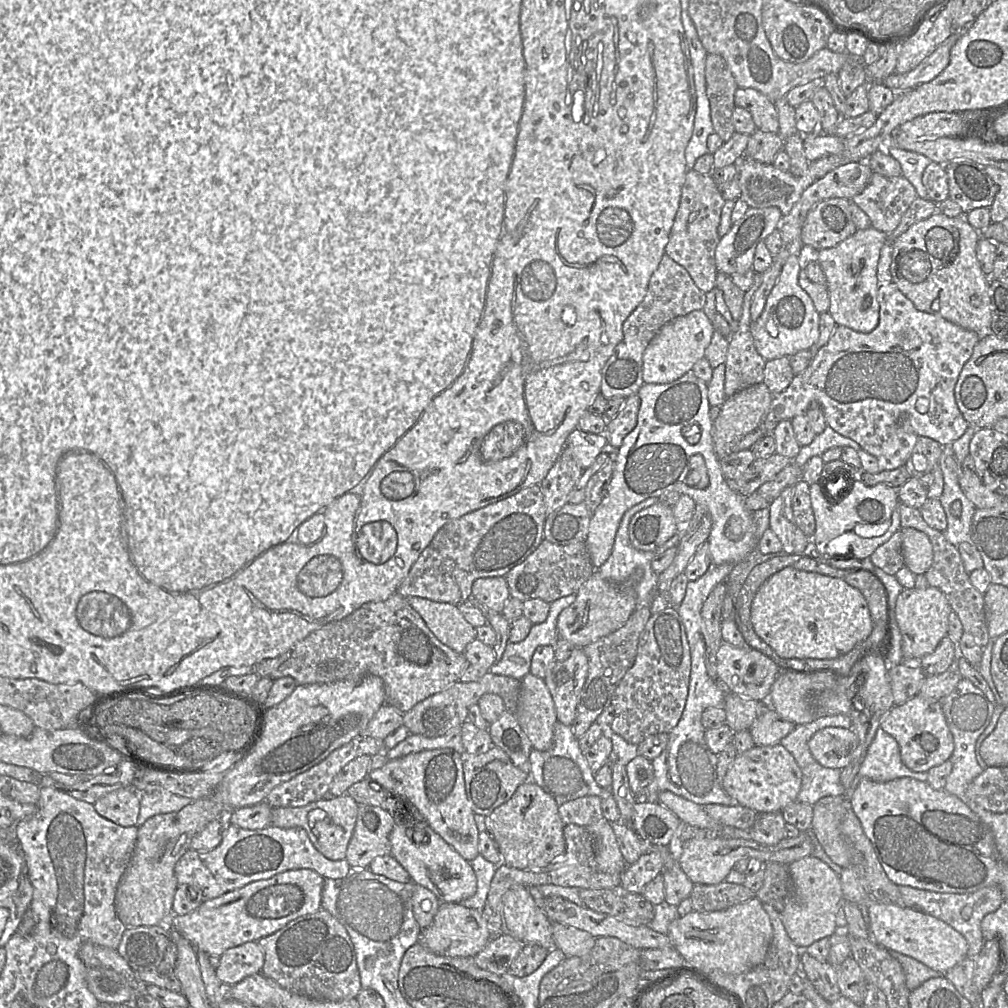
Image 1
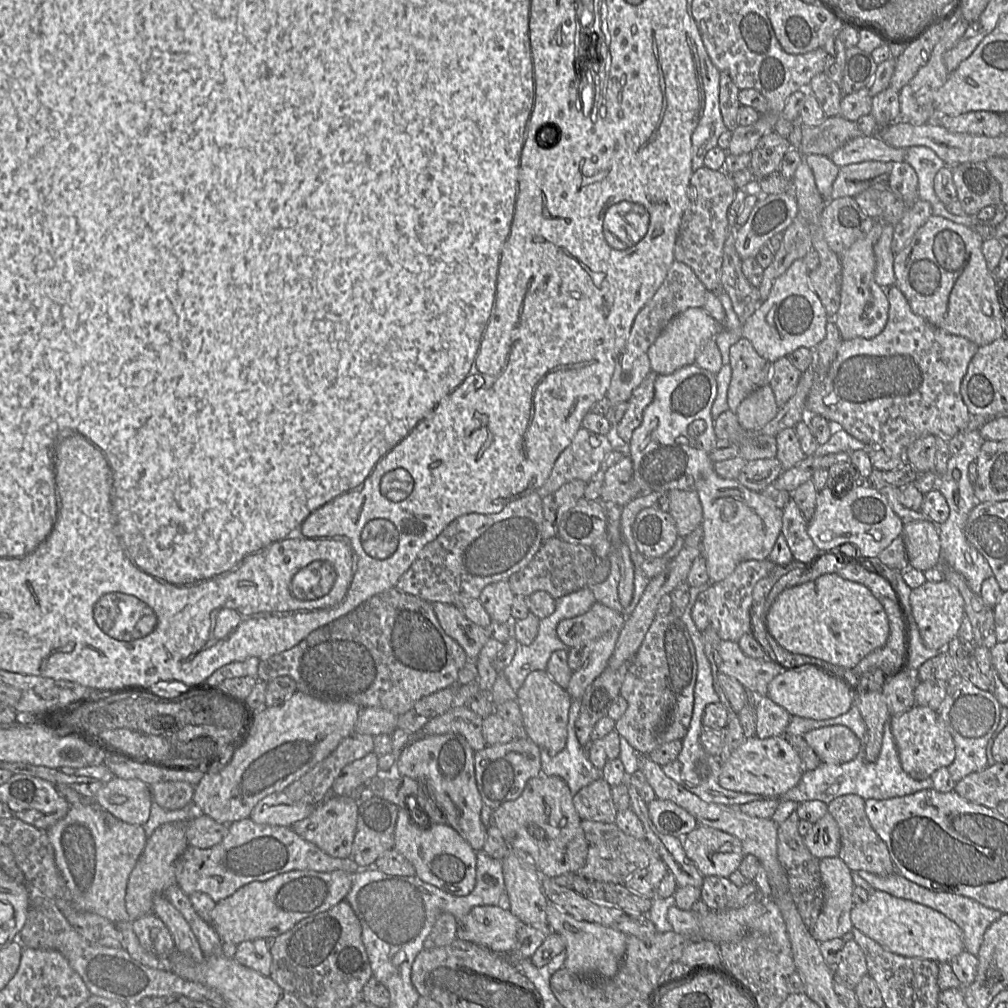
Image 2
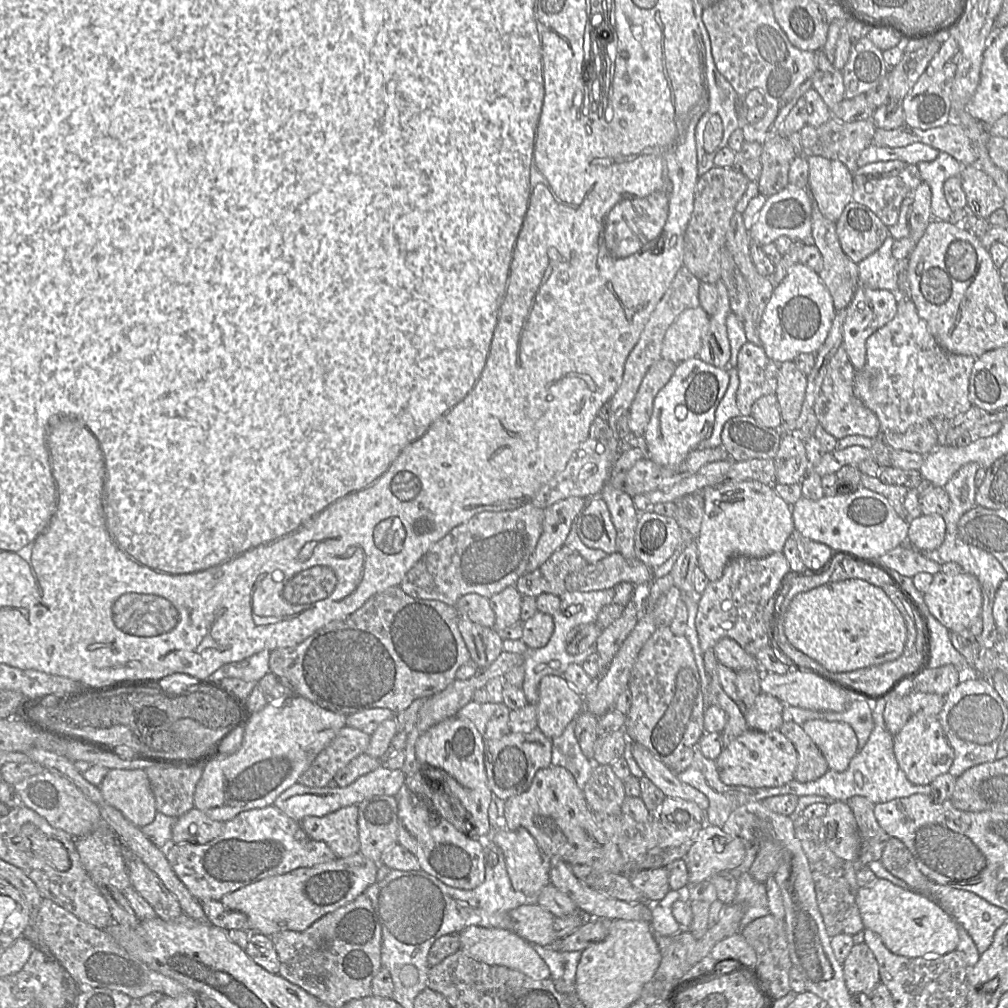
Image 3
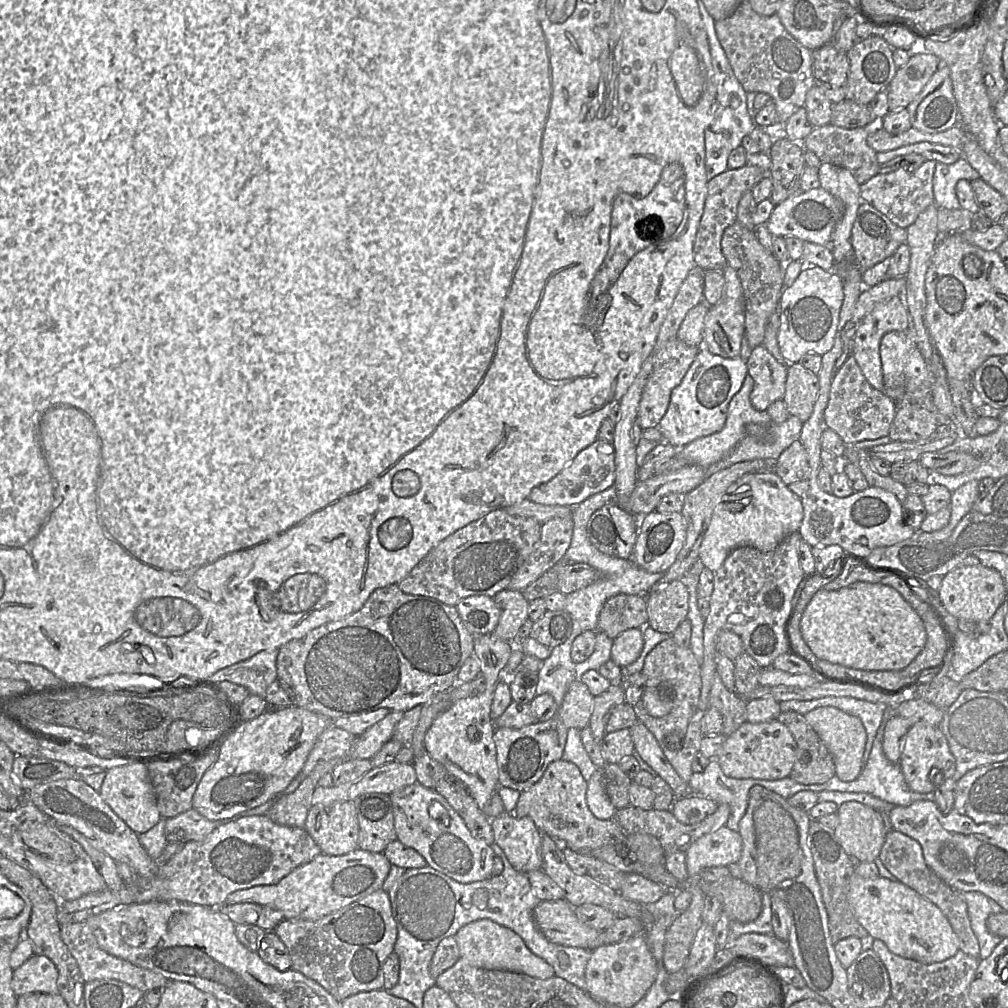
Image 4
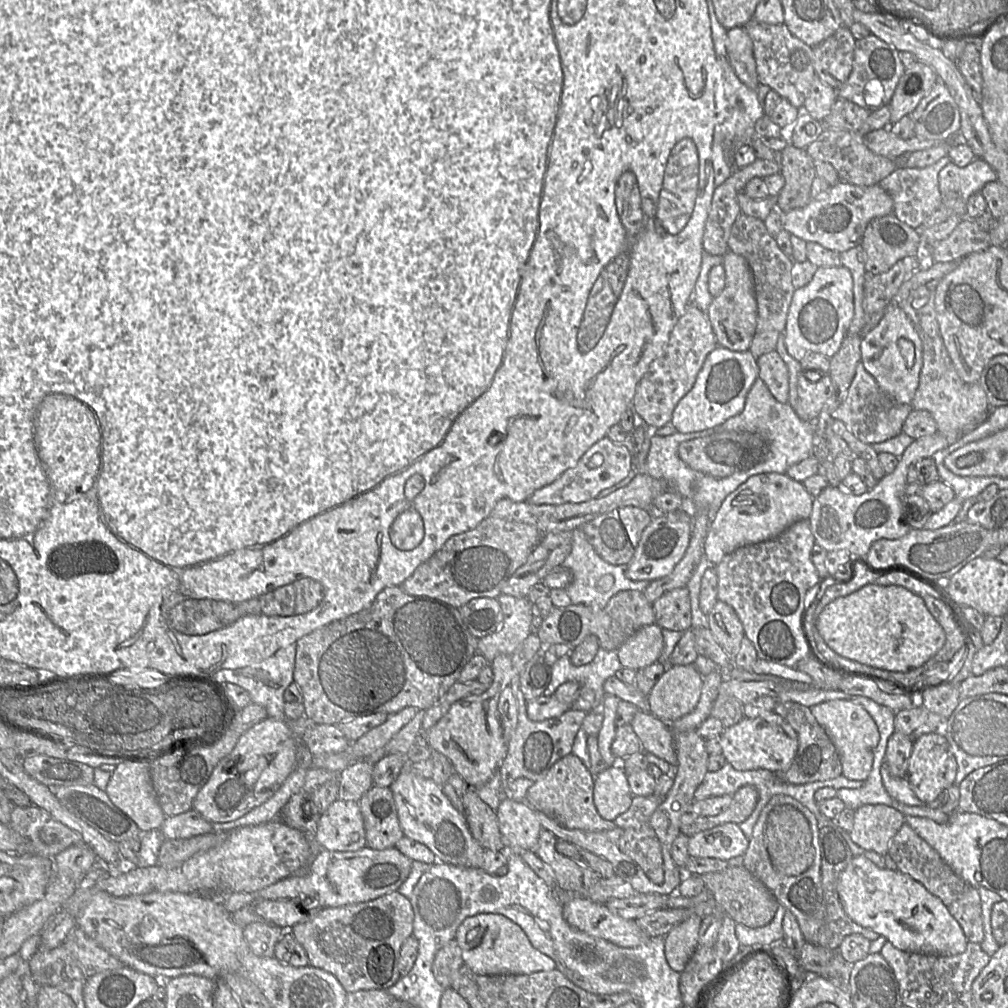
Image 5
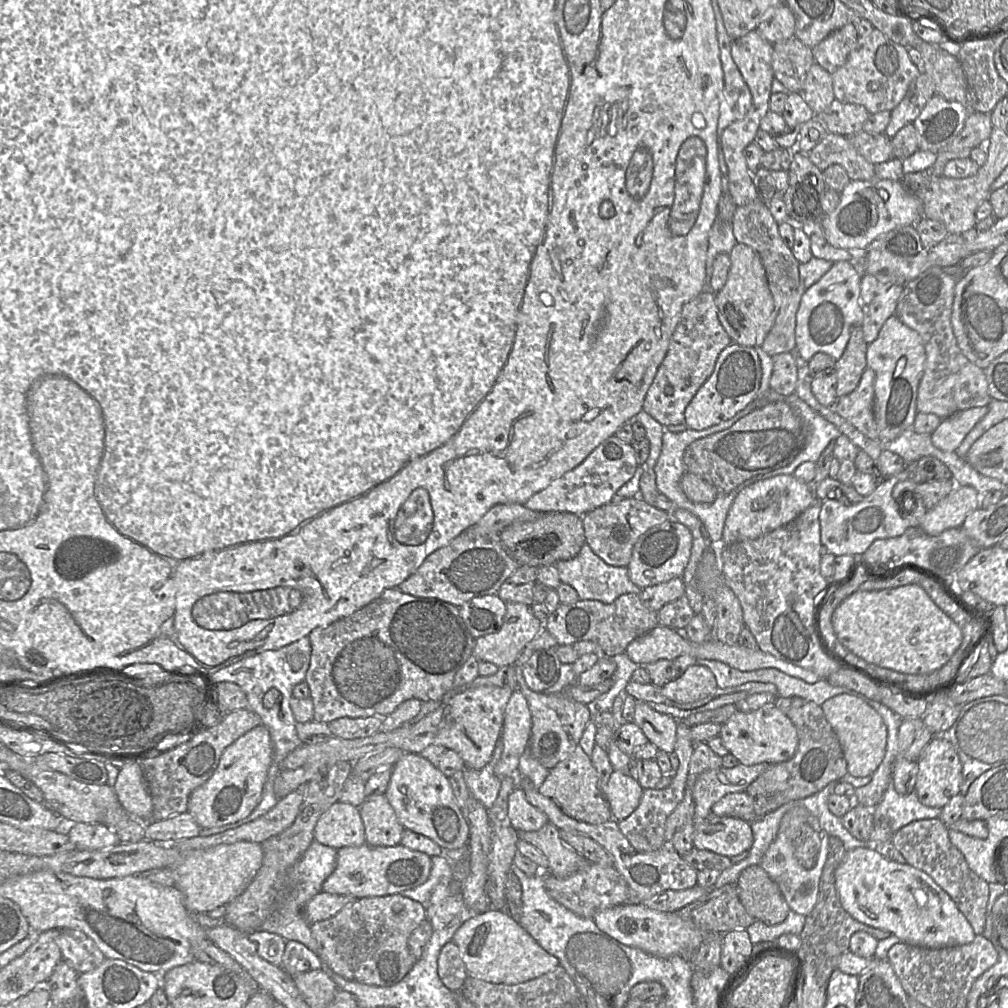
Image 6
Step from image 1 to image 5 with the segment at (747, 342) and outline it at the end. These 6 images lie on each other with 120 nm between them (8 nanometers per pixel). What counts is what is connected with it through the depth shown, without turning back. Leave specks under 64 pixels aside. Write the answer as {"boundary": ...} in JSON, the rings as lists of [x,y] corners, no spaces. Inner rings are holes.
{"boundary":[[[776,350],[757,358],[758,377],[765,382],[774,398],[780,403],[789,403],[789,371]]]}

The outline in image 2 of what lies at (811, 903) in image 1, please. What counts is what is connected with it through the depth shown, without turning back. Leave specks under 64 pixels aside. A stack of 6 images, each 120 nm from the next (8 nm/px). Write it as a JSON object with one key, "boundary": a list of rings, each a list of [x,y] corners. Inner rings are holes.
{"boundary":[[[826,857],[819,861],[821,880],[824,887],[822,910],[812,929],[812,936],[819,942],[842,938],[854,928],[850,911],[854,904],[854,883],[851,870],[837,857]]]}

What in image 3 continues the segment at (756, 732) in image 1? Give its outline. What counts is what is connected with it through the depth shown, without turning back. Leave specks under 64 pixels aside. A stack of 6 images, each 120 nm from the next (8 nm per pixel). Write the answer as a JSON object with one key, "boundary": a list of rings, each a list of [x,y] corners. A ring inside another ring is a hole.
{"boundary":[[[760,693],[745,715],[749,729],[770,732],[779,730],[783,724],[784,704],[776,697],[767,693]]]}

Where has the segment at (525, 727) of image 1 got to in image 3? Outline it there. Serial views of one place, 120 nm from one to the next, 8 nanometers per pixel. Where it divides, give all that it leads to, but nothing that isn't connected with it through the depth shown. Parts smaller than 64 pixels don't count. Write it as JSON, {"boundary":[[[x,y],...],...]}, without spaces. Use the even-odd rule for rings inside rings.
{"boundary":[[[544,676],[538,686],[537,728],[550,739],[562,735],[568,724],[584,710],[584,697],[565,680],[563,676]]]}

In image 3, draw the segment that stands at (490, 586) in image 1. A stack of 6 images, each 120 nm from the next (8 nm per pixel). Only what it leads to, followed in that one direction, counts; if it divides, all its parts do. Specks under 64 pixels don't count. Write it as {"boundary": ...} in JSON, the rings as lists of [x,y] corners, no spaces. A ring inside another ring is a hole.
{"boundary":[[[515,585],[489,598],[490,606],[495,613],[494,629],[504,630],[520,622],[522,595]]]}

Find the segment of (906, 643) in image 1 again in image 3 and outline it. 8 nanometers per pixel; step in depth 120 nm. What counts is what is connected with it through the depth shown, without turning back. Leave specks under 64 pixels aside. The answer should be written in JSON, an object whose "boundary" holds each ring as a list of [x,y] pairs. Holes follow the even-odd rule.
{"boundary":[[[939,572],[933,575],[933,581],[923,596],[929,612],[950,632],[969,629],[973,622],[981,617],[983,605],[981,585],[979,580],[970,573]]]}

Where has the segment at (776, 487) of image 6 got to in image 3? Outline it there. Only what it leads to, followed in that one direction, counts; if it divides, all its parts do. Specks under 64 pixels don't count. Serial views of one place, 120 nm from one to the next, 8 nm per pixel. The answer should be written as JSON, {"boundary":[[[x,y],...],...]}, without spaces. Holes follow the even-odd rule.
{"boundary":[[[726,480],[700,491],[704,514],[696,538],[698,565],[710,582],[718,580],[731,558],[742,555],[763,558],[781,552],[795,530],[792,506],[774,490],[773,485],[755,480]]]}

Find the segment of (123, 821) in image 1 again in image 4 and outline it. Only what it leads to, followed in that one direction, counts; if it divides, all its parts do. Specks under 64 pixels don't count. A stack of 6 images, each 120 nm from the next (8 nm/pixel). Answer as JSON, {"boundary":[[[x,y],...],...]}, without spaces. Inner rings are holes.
{"boundary":[[[129,762],[127,765],[107,770],[99,793],[111,809],[137,834],[147,832],[162,818],[150,782],[148,765],[145,763]]]}

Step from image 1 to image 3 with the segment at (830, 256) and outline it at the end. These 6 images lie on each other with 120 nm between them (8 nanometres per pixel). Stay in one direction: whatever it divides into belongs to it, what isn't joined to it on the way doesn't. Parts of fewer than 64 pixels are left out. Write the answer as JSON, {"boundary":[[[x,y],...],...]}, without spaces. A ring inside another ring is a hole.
{"boundary":[[[859,285],[855,291],[845,309],[842,346],[856,371],[862,369],[866,363],[866,340],[893,319],[897,311],[897,301],[898,294],[888,290],[870,289]]]}

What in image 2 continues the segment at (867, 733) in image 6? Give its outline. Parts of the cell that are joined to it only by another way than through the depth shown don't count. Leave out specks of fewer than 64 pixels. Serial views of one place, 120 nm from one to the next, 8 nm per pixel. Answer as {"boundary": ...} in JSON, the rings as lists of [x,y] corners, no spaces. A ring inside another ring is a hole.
{"boundary":[[[844,725],[811,730],[803,735],[821,763],[840,765],[851,761],[861,749],[861,740]]]}

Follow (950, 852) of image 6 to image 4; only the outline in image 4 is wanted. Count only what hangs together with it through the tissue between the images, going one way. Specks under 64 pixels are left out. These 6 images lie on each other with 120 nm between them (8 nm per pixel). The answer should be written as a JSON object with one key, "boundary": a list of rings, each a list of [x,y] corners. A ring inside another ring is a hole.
{"boundary":[[[891,830],[886,836],[879,858],[900,882],[931,901],[942,911],[958,938],[959,950],[974,958],[980,958],[979,942],[971,928],[967,904],[962,892],[950,887],[930,869],[924,860],[922,847],[918,841],[899,831]]]}

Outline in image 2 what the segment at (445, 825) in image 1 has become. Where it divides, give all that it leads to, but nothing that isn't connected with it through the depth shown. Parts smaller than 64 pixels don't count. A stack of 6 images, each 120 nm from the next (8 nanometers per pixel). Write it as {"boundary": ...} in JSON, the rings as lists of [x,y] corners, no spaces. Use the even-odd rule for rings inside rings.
{"boundary":[[[458,734],[411,735],[411,741],[396,753],[394,769],[400,776],[420,781],[444,814],[447,824],[477,852],[483,848],[487,829],[480,819],[483,802],[476,785],[474,753],[467,740]]]}

